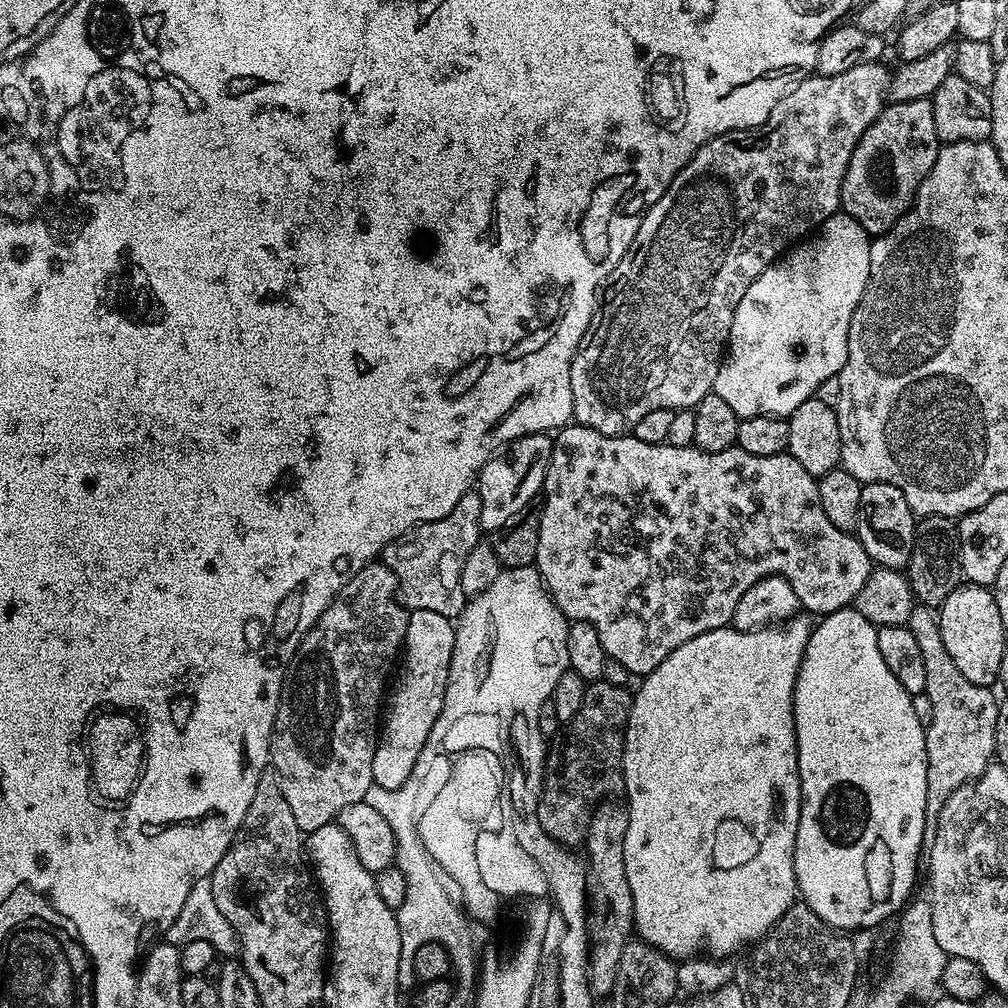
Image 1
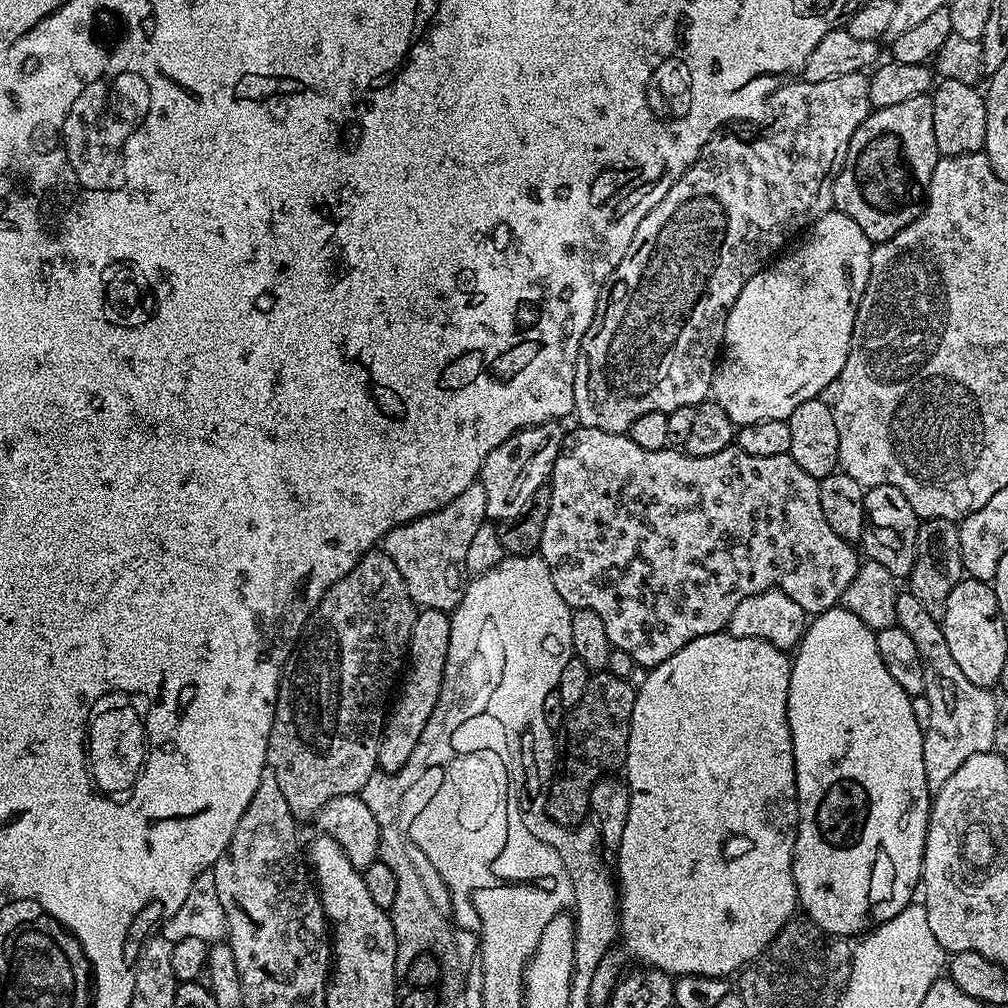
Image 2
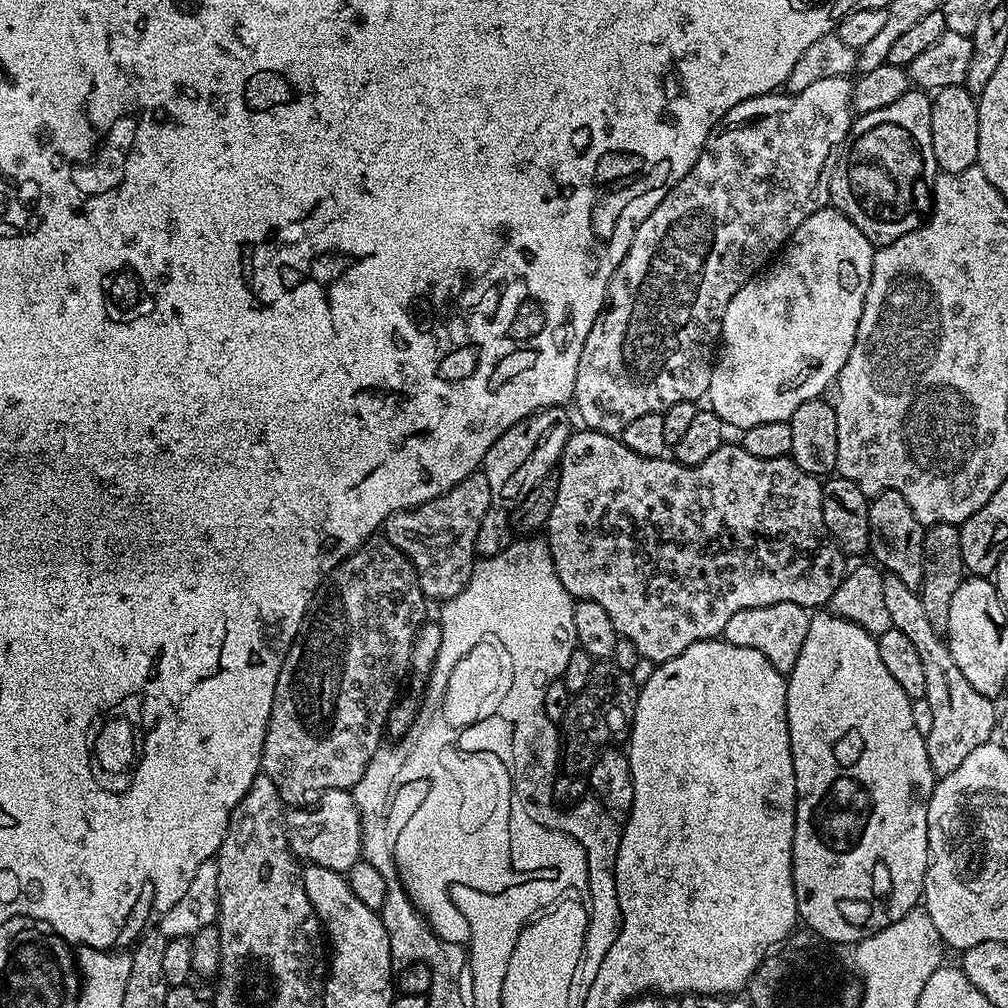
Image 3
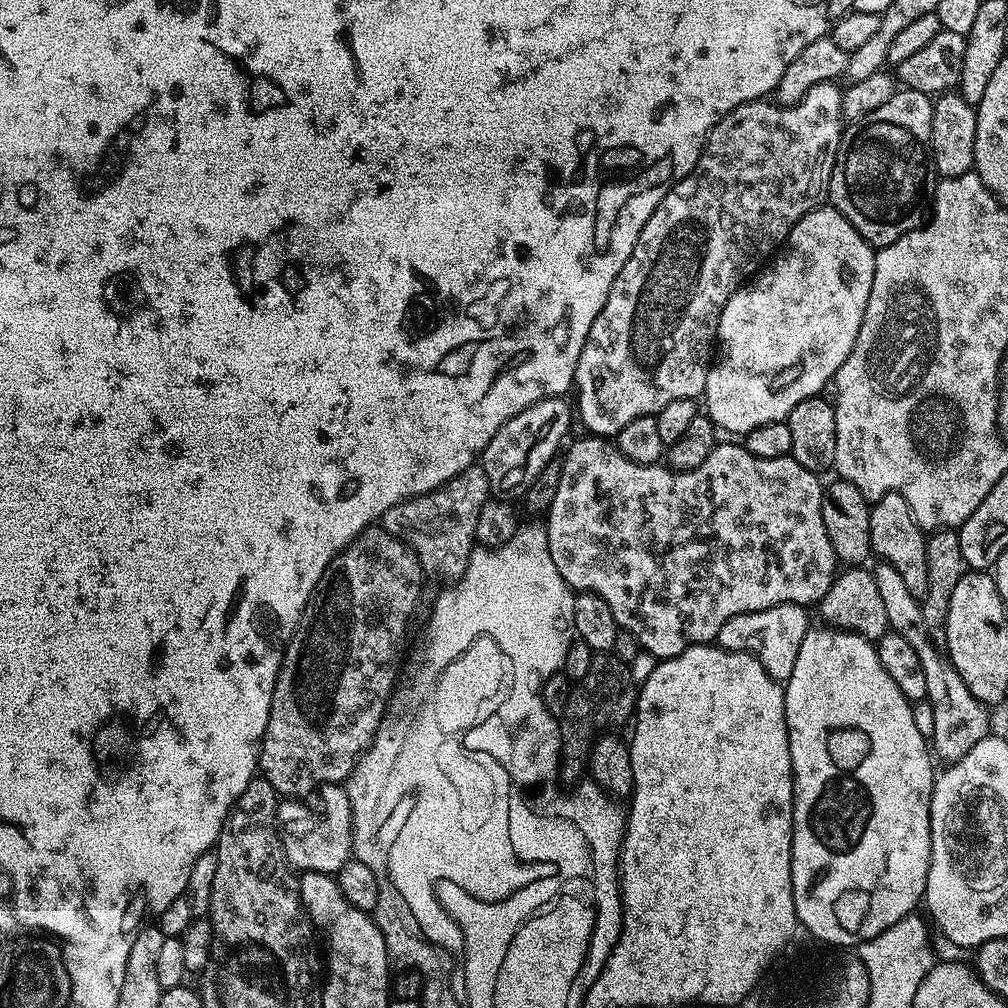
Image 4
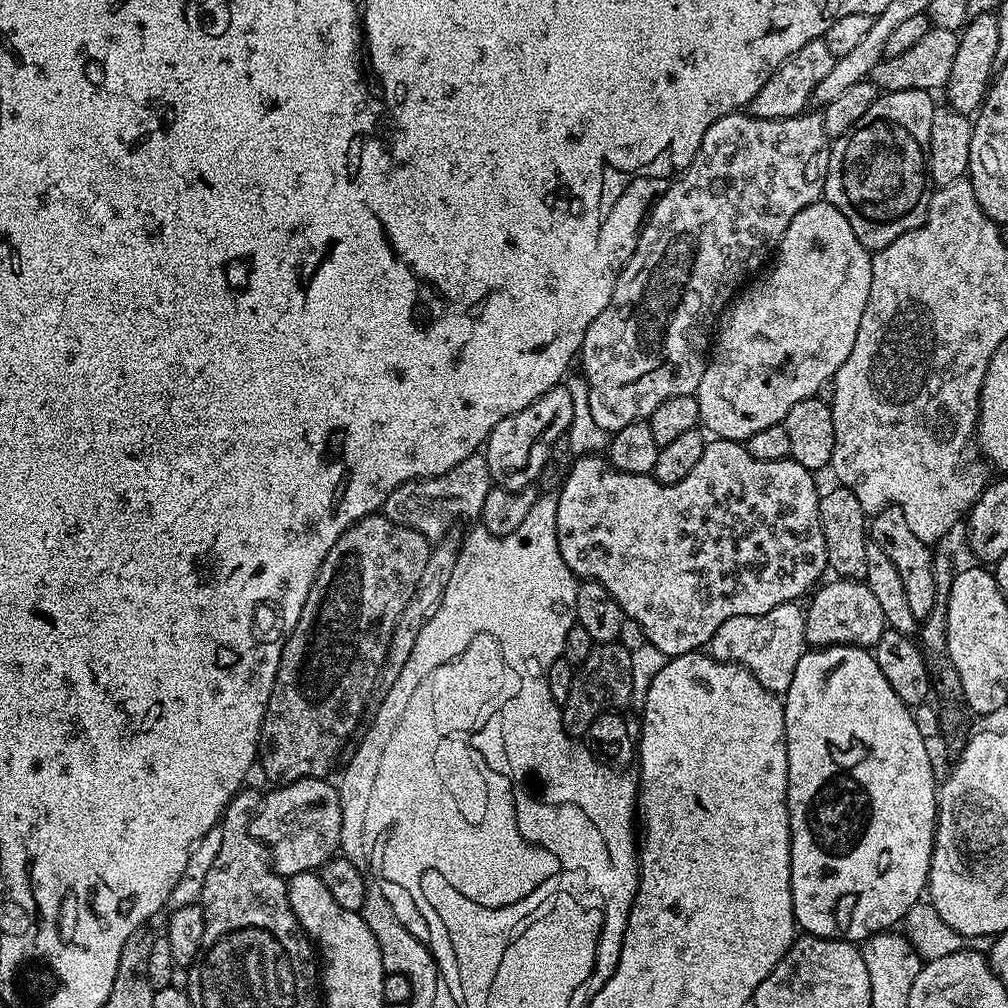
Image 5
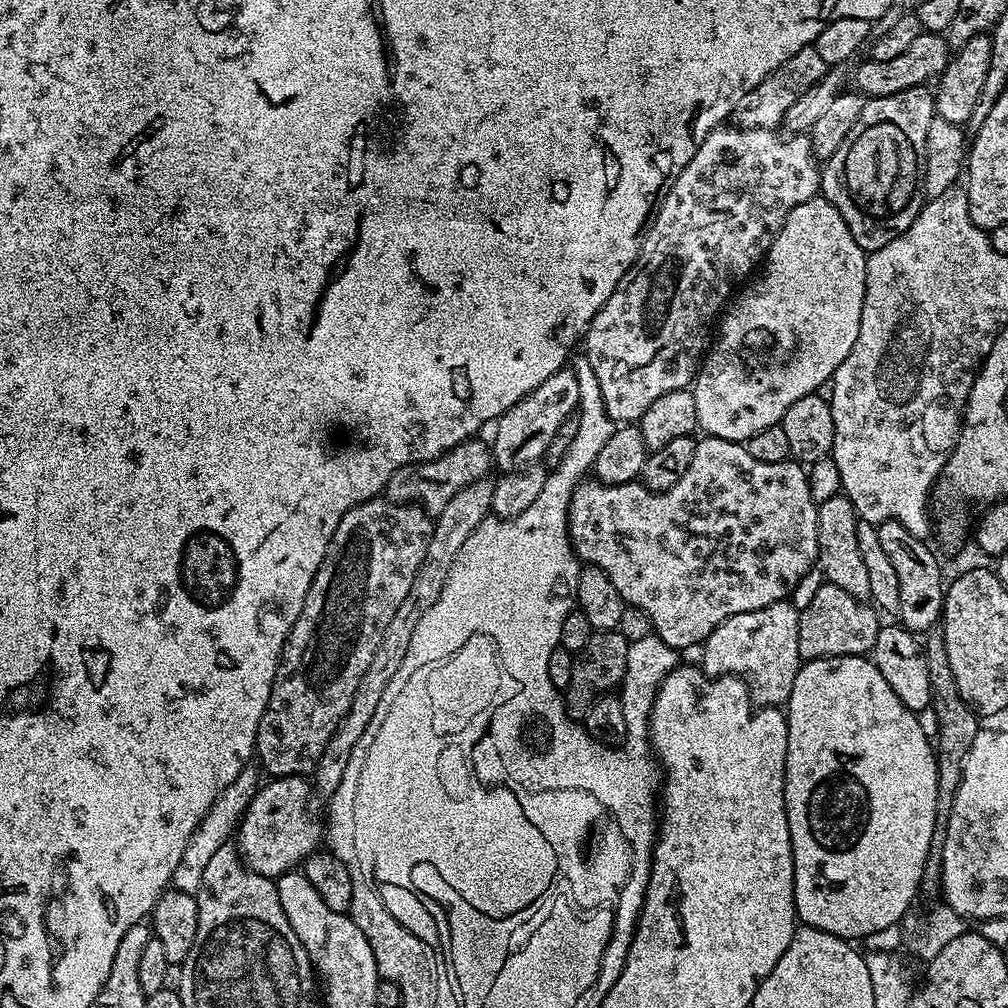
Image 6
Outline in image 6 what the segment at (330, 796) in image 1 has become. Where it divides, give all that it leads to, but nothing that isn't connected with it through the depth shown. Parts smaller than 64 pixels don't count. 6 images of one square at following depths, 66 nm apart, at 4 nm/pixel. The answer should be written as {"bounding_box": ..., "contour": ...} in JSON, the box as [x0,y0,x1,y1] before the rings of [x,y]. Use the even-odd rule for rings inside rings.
{"bounding_box":[256,498,433,777],"contour":[[[386,498],[356,504],[342,522],[338,522],[328,553],[318,566],[314,582],[306,594],[306,602],[284,640],[268,705],[258,722],[256,752],[269,777],[304,776],[316,771],[316,759],[322,754],[326,742],[330,742],[346,710],[350,710],[358,682],[362,682],[362,674],[366,674],[366,666],[370,666],[378,642],[382,642],[386,626],[390,626],[398,606],[402,606],[416,572],[422,566],[422,558],[426,558],[433,523],[433,517],[423,508],[395,504]]]}

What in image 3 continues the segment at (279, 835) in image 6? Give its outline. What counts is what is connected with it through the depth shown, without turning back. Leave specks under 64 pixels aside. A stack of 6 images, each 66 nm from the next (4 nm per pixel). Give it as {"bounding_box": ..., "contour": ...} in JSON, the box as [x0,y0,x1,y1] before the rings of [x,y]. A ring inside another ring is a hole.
{"bounding_box":[284,788,363,874],"contour":[[[335,788],[320,793],[315,801],[316,812],[296,806],[284,817],[284,832],[297,861],[326,866],[341,874],[347,873],[362,858],[363,828],[353,793],[347,788]]]}

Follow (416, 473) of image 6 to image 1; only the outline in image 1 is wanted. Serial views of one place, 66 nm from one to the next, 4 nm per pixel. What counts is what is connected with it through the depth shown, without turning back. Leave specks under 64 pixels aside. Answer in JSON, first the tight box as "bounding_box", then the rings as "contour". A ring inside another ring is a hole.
{"bounding_box":[383,490,482,618],"contour":[[[473,490],[458,498],[458,506],[434,522],[411,528],[406,535],[385,546],[383,563],[396,575],[399,595],[405,609],[435,610],[449,618],[459,617],[466,603],[462,586],[462,566],[470,550],[481,543],[482,502],[479,491]]]}

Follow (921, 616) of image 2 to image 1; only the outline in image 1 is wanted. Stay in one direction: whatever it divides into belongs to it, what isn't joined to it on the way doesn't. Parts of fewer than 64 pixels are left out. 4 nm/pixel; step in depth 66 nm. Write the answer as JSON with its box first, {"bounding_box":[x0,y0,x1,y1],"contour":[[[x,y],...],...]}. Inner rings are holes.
{"bounding_box":[906,602,998,838],"contour":[[[919,602],[913,603],[912,613],[906,625],[918,641],[918,647],[922,650],[922,662],[926,665],[926,686],[924,693],[929,696],[933,707],[933,724],[924,734],[926,738],[926,821],[924,825],[925,837],[931,838],[936,833],[935,820],[939,818],[942,806],[963,784],[971,784],[993,763],[995,748],[995,722],[998,718],[998,696],[992,688],[983,688],[970,678],[962,675],[962,670],[954,666],[954,658],[950,658],[950,650],[946,650],[946,642],[942,642],[940,633],[940,621],[937,613]]]}

